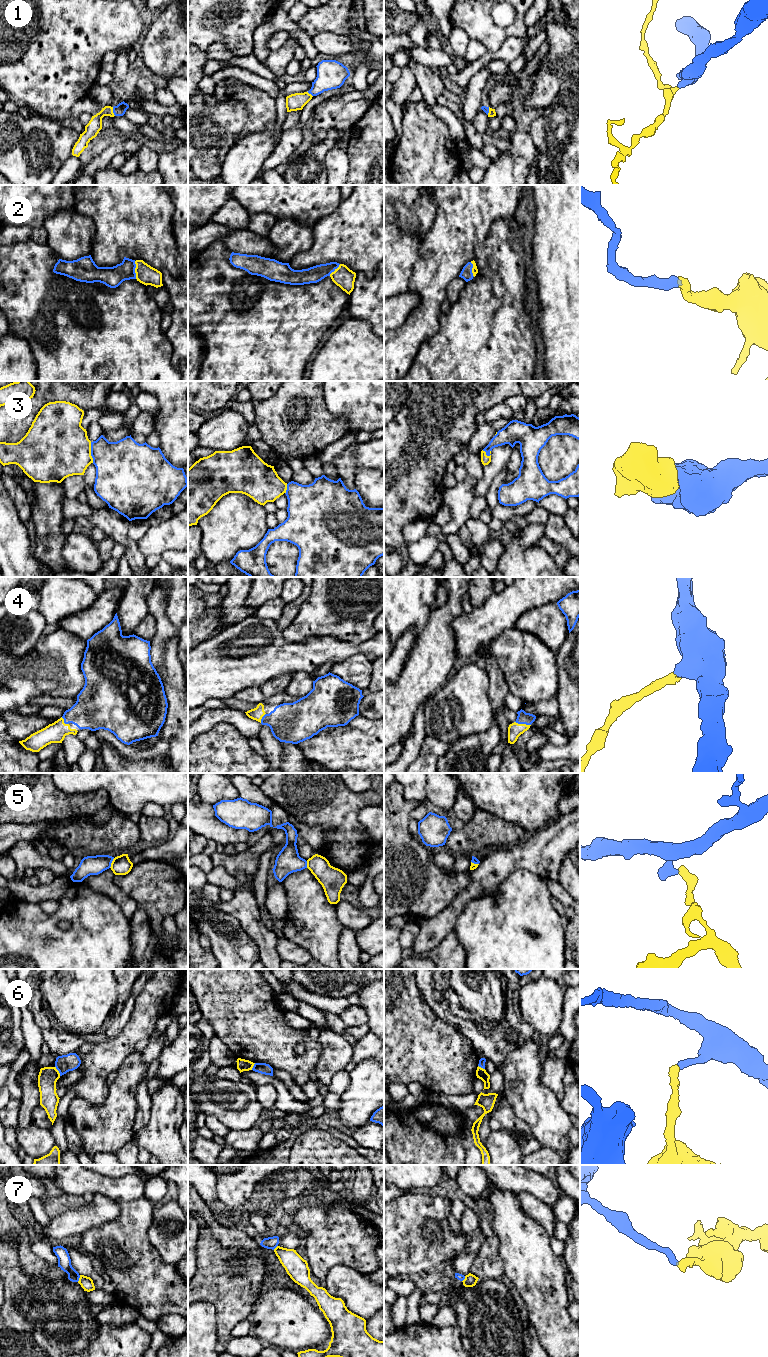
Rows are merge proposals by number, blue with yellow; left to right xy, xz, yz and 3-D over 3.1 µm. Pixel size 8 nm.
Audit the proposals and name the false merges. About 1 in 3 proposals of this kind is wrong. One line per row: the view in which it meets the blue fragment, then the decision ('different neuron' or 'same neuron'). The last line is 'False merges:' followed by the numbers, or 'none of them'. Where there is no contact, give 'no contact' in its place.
1: meets blue in xy; same neuron
2: meets blue in xy; same neuron
3: meets blue in xy; same neuron
4: meets blue in yz; same neuron
5: meets blue in xy; different neuron
6: meets blue in xy; different neuron
7: meets blue in xy; different neuron
False merges: 5, 6, 7

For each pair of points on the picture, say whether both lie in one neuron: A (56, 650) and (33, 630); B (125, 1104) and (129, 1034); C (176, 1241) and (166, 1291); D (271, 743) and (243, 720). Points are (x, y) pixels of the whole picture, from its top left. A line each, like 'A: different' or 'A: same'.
A: different
B: different
C: different
D: different

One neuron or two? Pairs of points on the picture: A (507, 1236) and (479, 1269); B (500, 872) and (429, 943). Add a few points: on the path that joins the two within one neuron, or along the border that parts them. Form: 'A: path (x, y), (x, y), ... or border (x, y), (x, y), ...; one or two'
A: border (495, 1234), (498, 1238), (498, 1253), (503, 1269); two
B: path (480, 884), (442, 923); one

